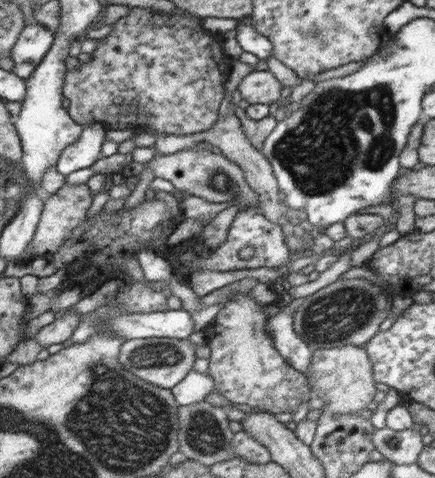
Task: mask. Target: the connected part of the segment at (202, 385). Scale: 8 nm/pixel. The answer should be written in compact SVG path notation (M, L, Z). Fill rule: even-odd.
M191 369L174 388L173 395L179 405L188 405L196 401L204 401L206 396L214 391L214 380L209 373L200 373Z

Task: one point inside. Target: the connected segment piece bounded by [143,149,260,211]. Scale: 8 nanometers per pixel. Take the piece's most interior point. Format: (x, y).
(214, 177)

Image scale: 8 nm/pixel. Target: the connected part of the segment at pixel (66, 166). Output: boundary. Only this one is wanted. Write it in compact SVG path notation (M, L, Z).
M102 124L86 126L81 136L63 149L56 163L60 174L68 175L75 170L92 166L102 156L102 144L105 140L105 127Z

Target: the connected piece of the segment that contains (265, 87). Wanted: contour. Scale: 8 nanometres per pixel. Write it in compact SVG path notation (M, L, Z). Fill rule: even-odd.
M266 70L253 71L238 84L242 100L252 104L272 104L280 99L282 84Z

